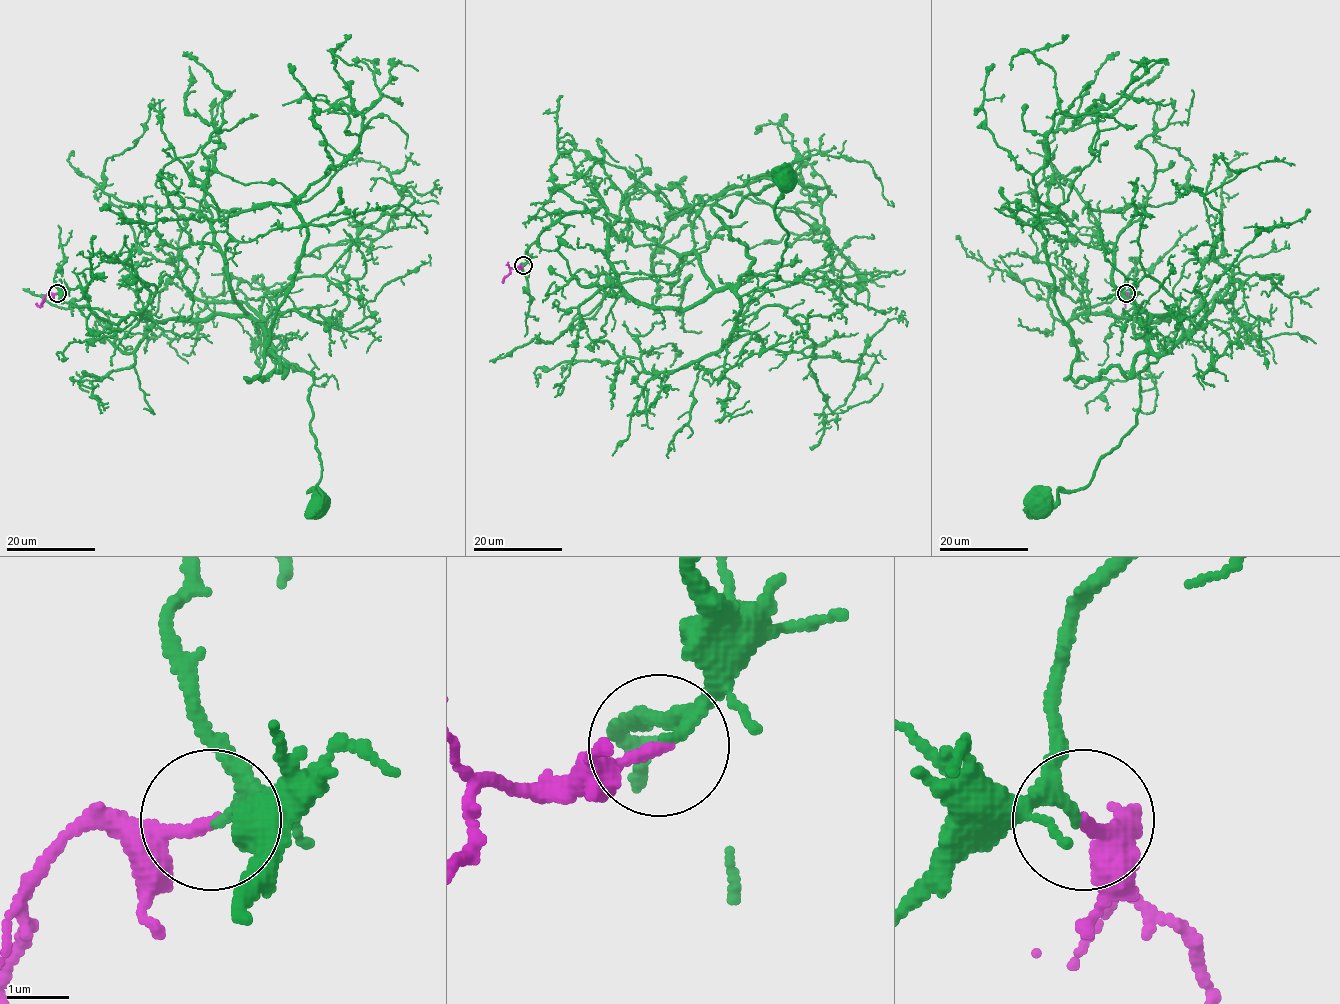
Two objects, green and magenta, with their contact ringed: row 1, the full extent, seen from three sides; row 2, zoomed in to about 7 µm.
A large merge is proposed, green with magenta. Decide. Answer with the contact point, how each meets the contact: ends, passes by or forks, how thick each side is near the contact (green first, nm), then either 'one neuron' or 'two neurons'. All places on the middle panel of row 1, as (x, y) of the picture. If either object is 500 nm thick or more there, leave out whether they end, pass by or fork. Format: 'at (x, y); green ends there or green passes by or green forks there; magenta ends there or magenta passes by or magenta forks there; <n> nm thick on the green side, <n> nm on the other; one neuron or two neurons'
at (523, 265); green passes by; magenta ends there; 130 nm thick on the green side, 200 nm on the other; one neuron

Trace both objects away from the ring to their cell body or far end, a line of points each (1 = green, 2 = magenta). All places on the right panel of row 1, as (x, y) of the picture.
1: (1125, 293), (1072, 317), (1171, 314), (1147, 329), (1157, 361), (1141, 371), (1135, 426), (1086, 486), (1039, 508)
2: (1126, 293), (1136, 305), (1143, 303)

